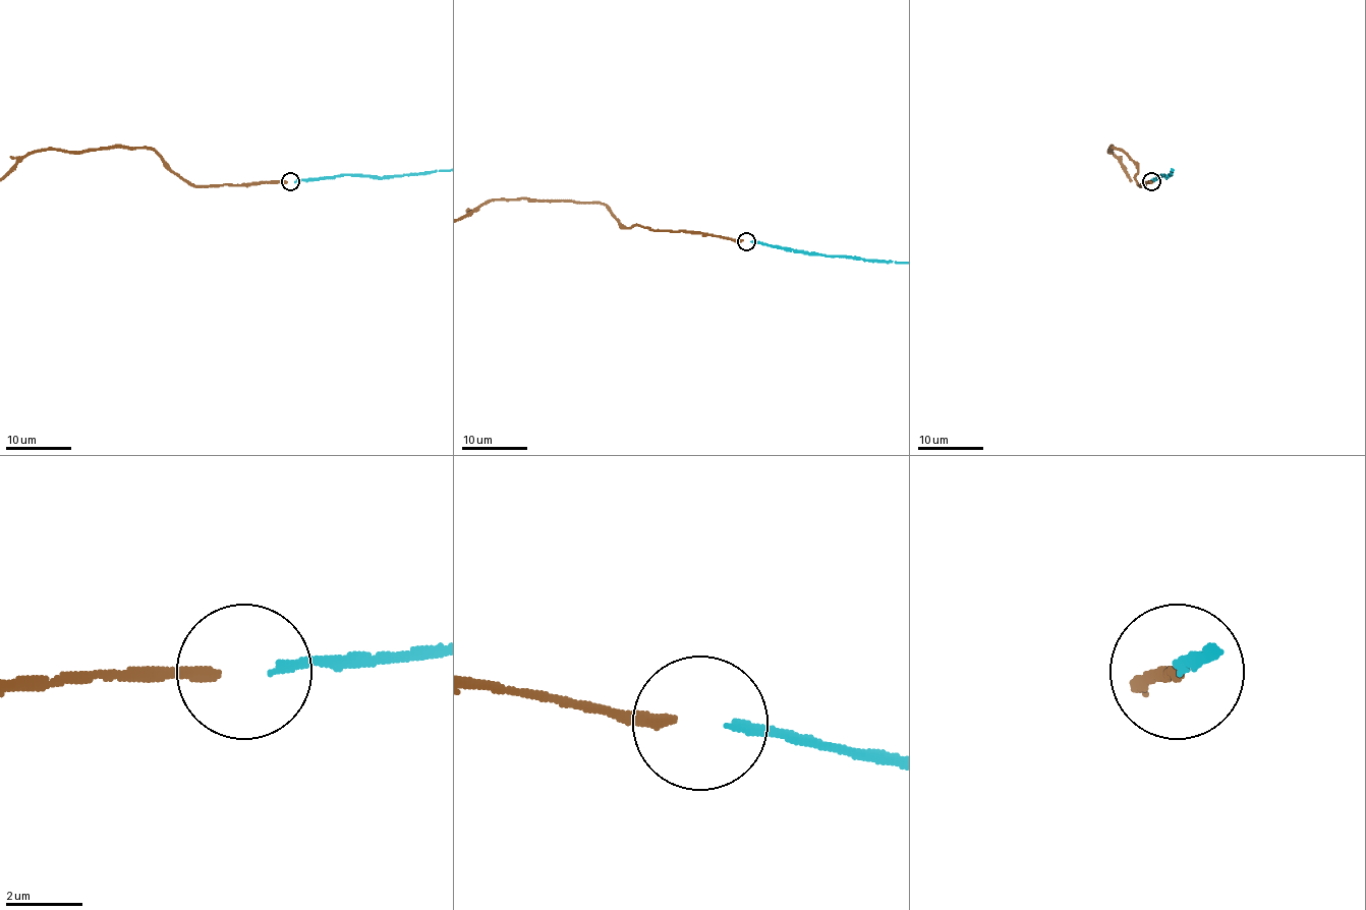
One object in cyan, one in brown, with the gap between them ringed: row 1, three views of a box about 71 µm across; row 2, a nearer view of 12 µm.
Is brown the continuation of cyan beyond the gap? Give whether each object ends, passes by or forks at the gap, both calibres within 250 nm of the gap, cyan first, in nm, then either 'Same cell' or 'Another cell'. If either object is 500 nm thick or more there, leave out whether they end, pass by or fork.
At the ring cyan ends. At the ring brown ends. Thickness 180 nm (cyan) against 300 nm. Same cell

